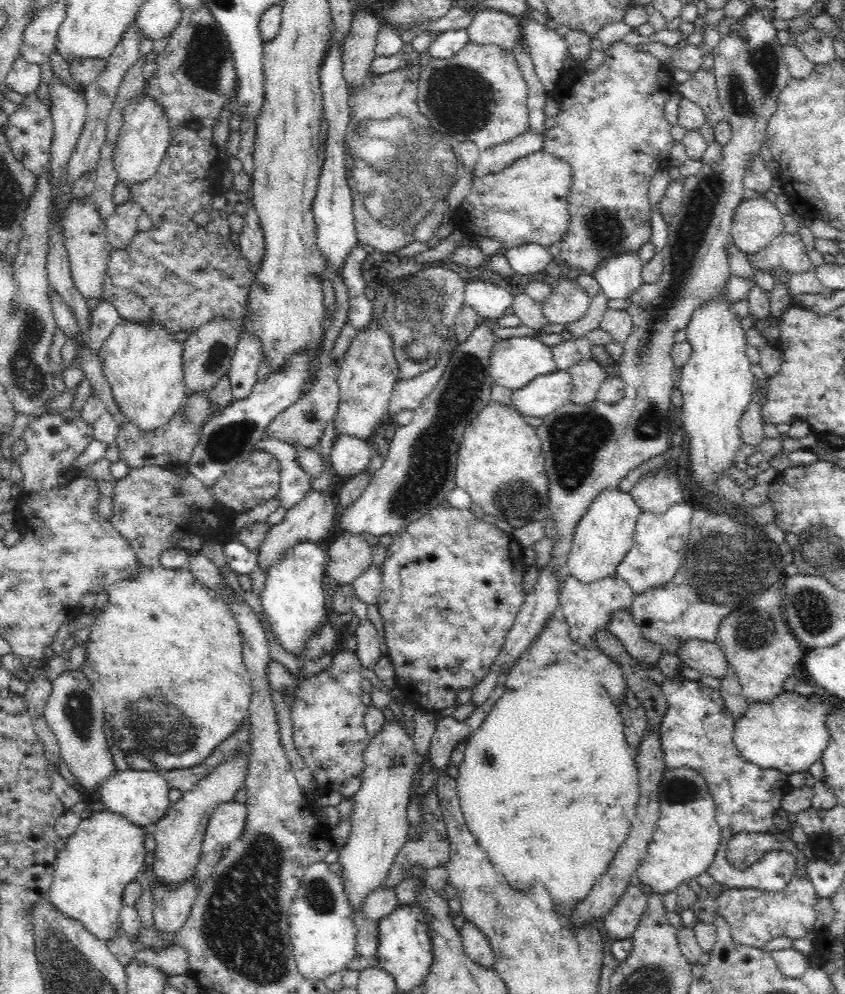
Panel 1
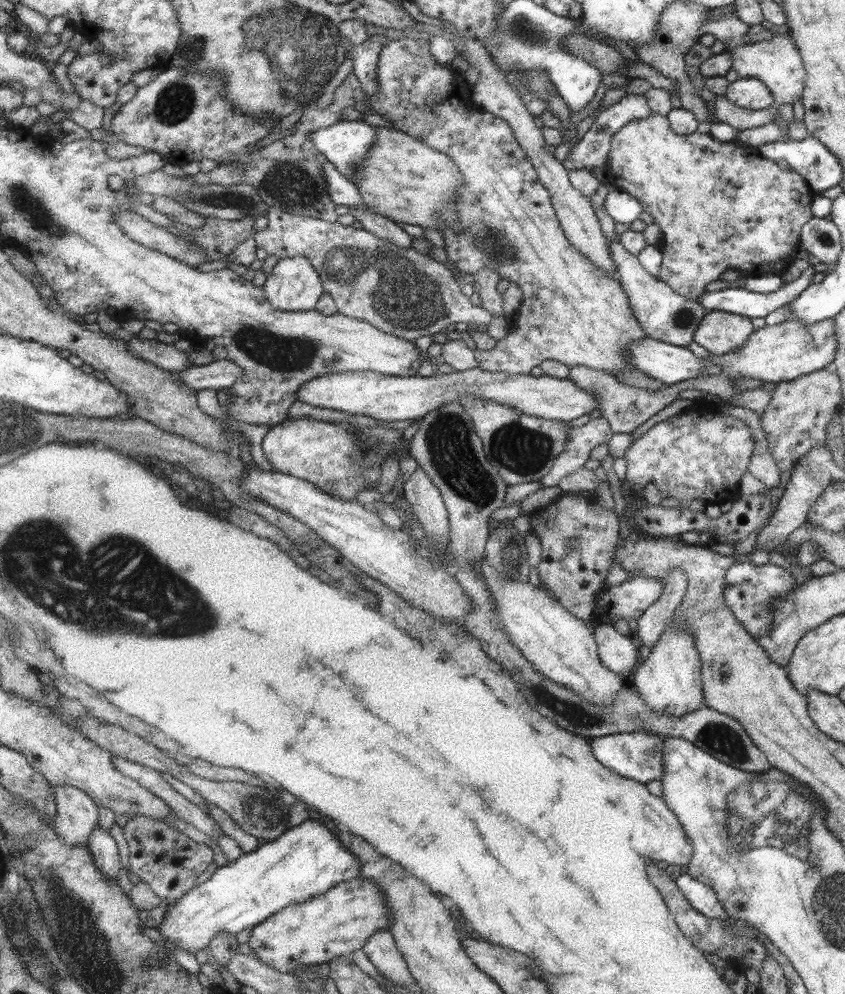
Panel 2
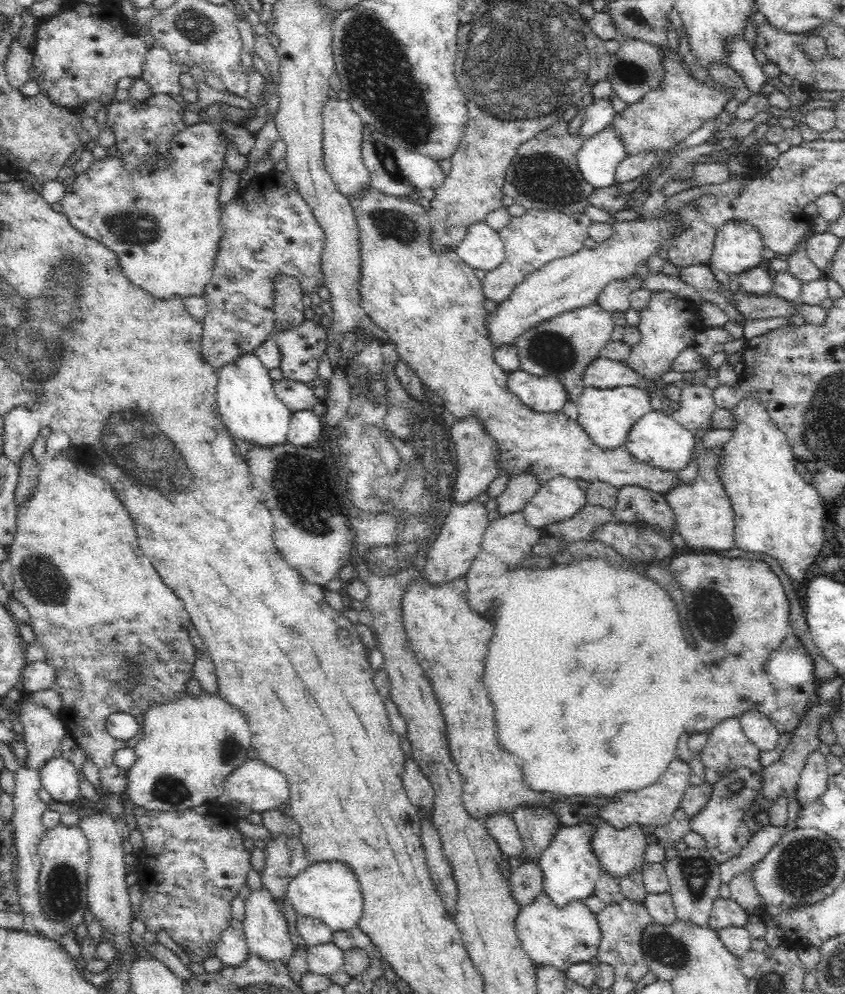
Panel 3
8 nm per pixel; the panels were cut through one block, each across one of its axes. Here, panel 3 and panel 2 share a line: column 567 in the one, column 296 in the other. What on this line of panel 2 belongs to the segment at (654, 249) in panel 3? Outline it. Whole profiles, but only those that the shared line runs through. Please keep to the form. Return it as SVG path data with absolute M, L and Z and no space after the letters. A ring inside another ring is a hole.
M291 256L278 260L261 286L273 308L279 311L297 312L314 310L321 294L325 292L314 266L303 256Z

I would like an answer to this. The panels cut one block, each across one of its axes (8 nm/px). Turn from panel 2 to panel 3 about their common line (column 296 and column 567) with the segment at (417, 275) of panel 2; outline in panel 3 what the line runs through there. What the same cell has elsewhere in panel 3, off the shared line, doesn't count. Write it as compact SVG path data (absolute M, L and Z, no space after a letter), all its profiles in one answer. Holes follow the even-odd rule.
M530 209L522 216L512 217L509 224L498 232L504 243L505 259L498 268L487 272L481 282L484 298L500 305L531 272L554 259L582 250L584 240L589 238L589 226L592 223L584 213L568 215L538 209Z

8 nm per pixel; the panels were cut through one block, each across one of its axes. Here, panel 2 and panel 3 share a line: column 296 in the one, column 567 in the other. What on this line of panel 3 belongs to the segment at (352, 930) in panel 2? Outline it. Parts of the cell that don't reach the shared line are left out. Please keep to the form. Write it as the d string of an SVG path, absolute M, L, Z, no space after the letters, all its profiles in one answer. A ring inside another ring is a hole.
M544 893L532 904L519 910L514 930L533 963L555 967L560 971L566 971L572 964L589 962L591 958L597 957L602 940L596 915L583 901L573 901L566 907L557 908Z

